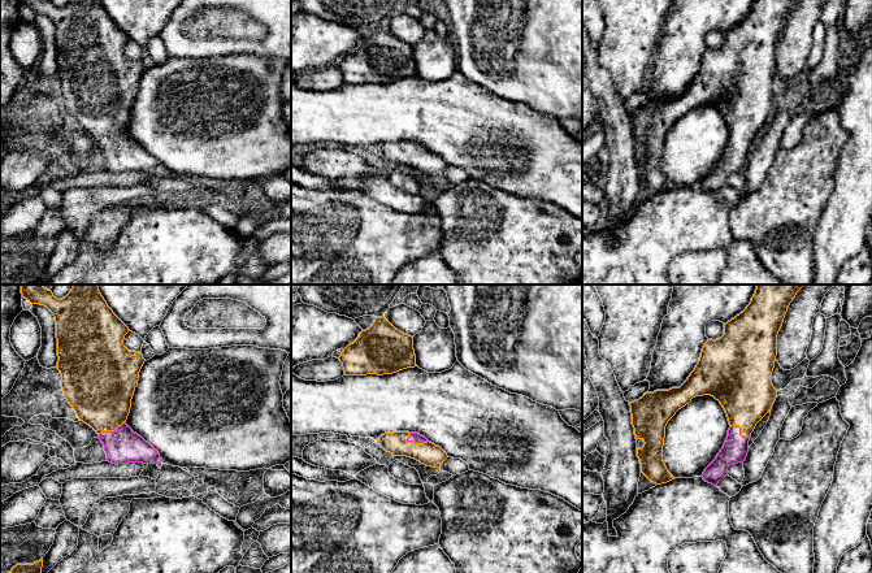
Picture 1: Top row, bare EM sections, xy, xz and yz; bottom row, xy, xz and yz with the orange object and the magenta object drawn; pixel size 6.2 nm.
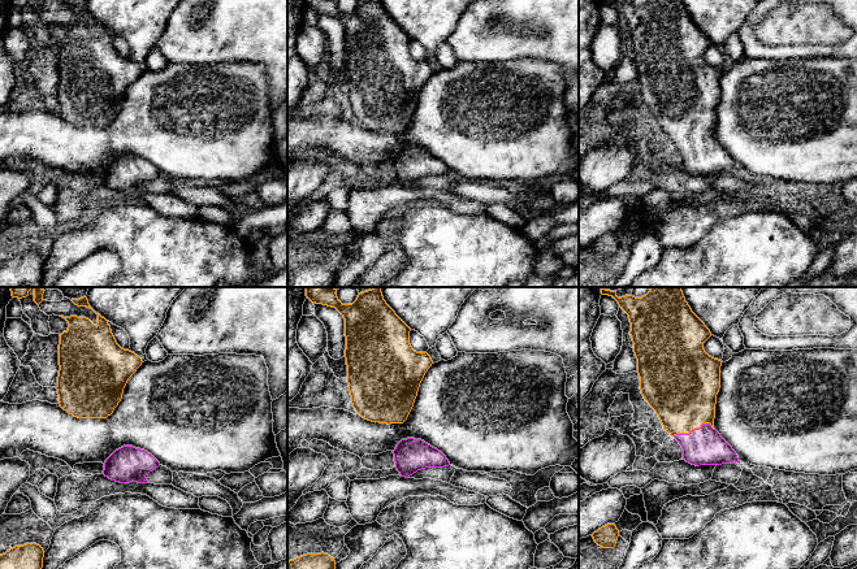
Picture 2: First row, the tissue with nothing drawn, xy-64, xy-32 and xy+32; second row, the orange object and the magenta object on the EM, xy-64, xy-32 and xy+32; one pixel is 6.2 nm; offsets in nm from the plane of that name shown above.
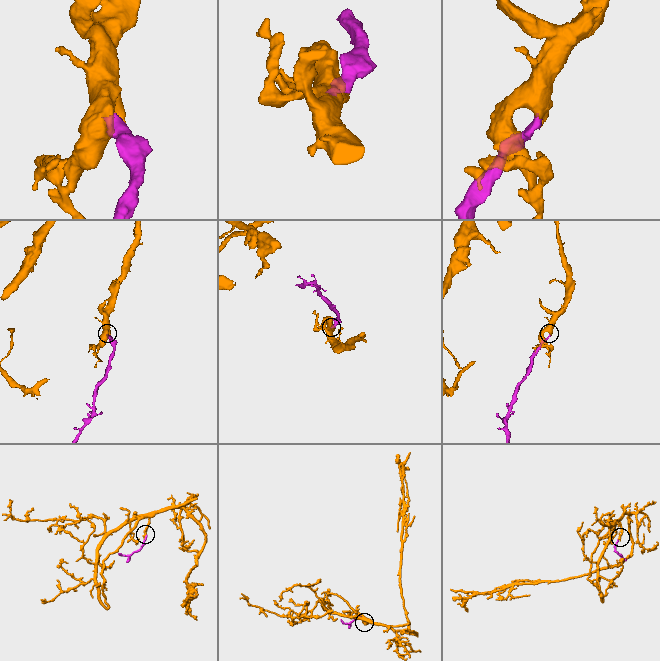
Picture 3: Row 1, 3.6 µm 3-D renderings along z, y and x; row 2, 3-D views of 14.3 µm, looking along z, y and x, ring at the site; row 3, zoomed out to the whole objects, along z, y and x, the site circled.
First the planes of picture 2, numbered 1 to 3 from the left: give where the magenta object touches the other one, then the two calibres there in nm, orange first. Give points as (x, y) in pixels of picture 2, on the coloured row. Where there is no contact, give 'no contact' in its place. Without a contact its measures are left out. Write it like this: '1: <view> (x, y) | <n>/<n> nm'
1: no contact
2: no contact
3: xy+32 (692, 429) | 420/240 nm

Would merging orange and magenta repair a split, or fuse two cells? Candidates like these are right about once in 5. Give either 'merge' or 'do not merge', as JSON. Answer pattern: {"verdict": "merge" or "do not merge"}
{"verdict": "merge"}

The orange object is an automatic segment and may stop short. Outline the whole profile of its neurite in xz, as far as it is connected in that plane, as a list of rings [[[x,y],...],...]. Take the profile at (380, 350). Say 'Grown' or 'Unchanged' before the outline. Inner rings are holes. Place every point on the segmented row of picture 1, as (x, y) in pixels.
Unchanged. [[[383,316],[376,317],[372,326],[363,330],[356,340],[343,350],[338,359],[346,376],[383,376],[417,366],[413,337],[395,329]]]

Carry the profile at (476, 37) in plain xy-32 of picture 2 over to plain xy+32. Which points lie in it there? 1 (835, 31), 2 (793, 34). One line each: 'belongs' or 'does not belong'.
1: does not belong
2: does not belong

